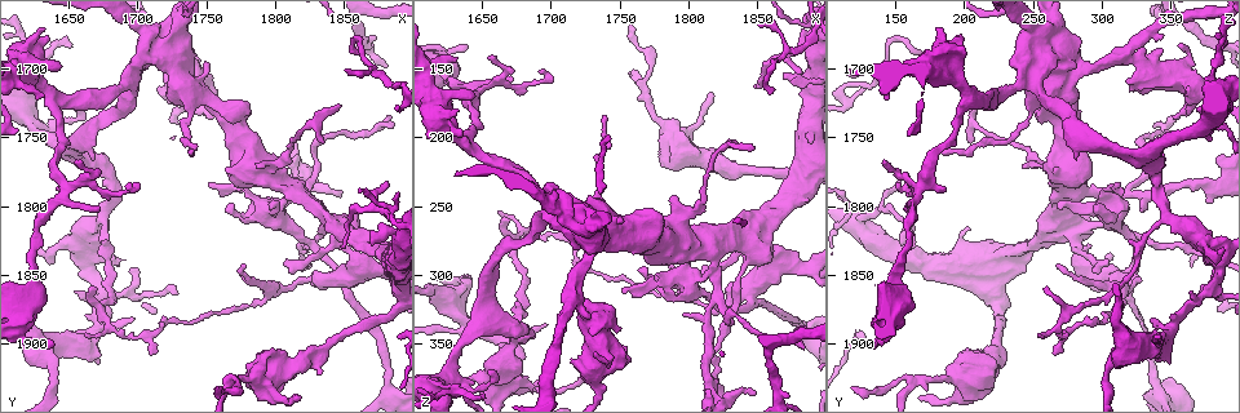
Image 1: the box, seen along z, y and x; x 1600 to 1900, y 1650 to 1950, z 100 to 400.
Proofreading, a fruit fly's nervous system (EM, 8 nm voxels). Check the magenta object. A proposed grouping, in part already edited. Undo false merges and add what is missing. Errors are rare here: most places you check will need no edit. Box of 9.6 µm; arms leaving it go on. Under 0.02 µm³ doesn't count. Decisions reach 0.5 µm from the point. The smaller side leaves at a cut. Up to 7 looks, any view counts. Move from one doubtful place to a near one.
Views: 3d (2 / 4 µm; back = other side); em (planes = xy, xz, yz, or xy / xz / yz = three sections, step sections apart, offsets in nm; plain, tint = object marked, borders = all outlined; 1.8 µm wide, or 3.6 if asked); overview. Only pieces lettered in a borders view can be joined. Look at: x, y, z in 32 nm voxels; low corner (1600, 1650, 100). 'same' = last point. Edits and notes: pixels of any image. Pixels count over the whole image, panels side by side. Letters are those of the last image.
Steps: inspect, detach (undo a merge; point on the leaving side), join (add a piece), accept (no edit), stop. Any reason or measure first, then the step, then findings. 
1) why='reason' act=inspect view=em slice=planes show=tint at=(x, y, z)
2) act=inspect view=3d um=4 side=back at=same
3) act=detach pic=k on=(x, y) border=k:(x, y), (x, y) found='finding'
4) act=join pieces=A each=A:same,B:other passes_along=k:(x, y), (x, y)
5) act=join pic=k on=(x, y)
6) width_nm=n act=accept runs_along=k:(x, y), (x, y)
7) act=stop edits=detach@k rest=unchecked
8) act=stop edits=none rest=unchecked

why='four or more arms meet' act=inspect view=em slice=planes show=borders at=(1630, 1904, 324)

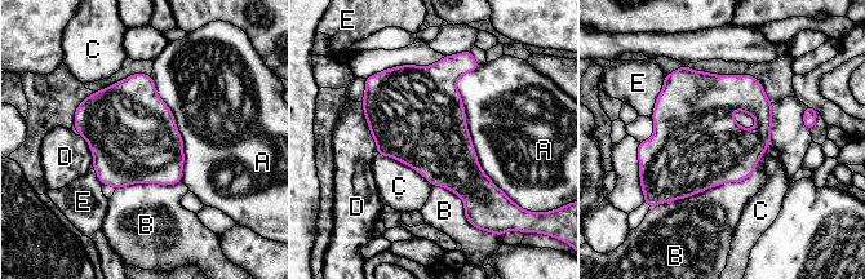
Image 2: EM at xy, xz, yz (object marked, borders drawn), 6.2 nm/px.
longest_contact=A:800nm act=accept each=A:other,B:other,C:other,D:other,E:other border=2:(479, 65), (457, 91), (505, 194) found='continuous, no second neuron'

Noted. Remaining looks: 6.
why='branch stops here' act=inspect view=3d um=4 at=(1672, 1800, 158)

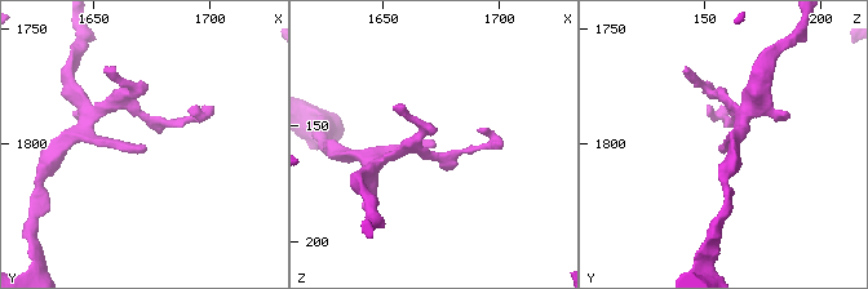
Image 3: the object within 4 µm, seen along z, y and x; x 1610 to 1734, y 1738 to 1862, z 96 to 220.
why='need the tissue' act=inspect view=em slice=planes show=plain at=(1672, 1800, 157)

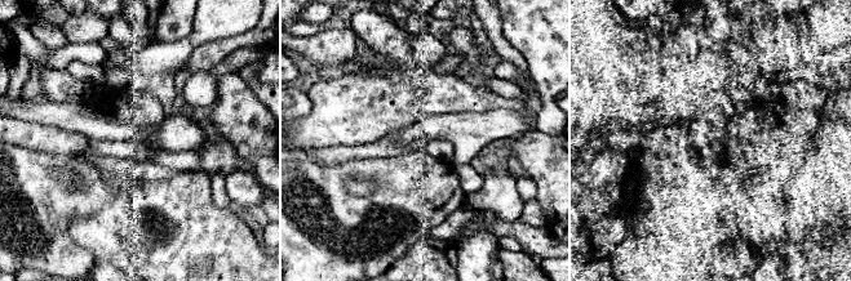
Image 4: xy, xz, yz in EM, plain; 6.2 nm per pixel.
why='what lies round it' act=inspect view=em slice=planes show=borders at=same

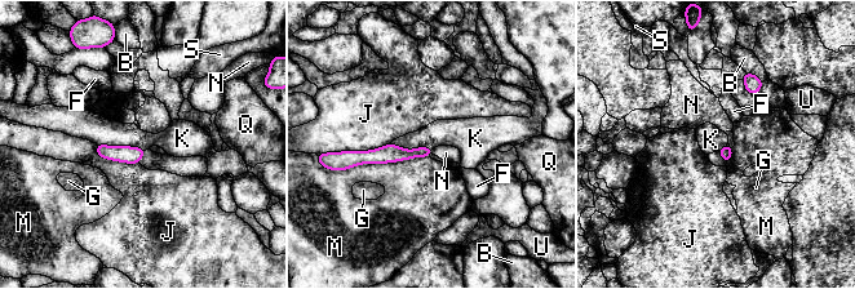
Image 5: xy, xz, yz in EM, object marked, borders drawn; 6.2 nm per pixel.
act=accept each=B:other,F:other,G:other,J:other,K:other,M:other,N:other,Q:other,S:other,U:other runs_along=5:(428, 151), (360, 156), (355, 159) found='none of them fits'

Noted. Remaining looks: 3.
why='an open end' act=inspect view=3d um=4 side=back at=(1754, 1710, 368)

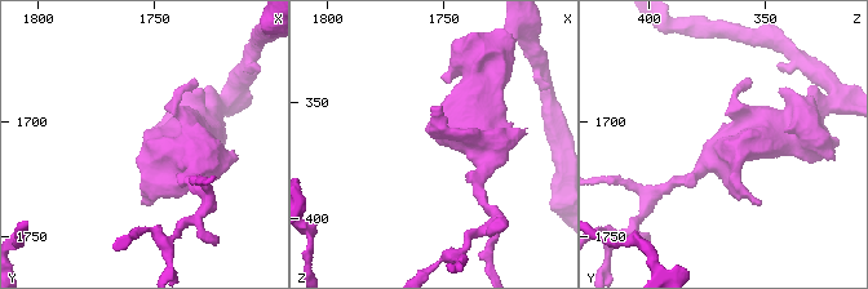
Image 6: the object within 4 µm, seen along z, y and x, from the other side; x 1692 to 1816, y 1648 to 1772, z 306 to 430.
act=inspect view=em slice=xz step=8 show=tint at=(1753, 1709, 368)

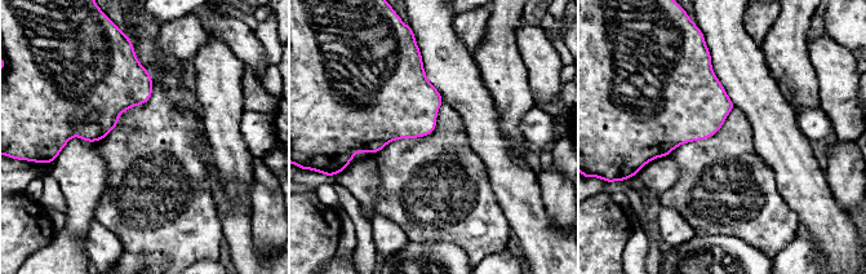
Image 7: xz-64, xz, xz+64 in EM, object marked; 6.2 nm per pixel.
act=inspect view=em slice=planes show=borders at=same

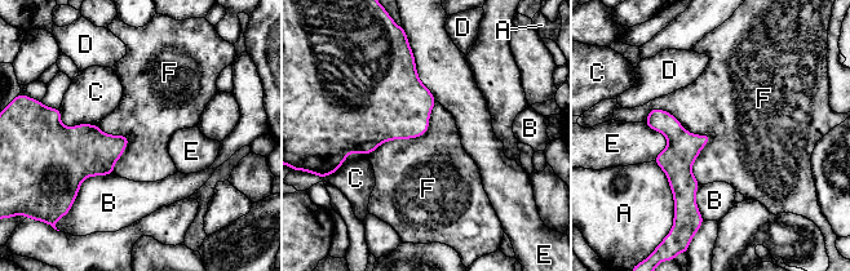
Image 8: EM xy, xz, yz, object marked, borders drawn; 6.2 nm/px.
act=accept each=A:other,B:other,C:other,D:other,E:other,F:other border=8:(653, 107), (709, 137), (699, 185) found='no lettered piece goes on from it'

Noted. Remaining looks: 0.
act=stop edits=none rest=unchecked

